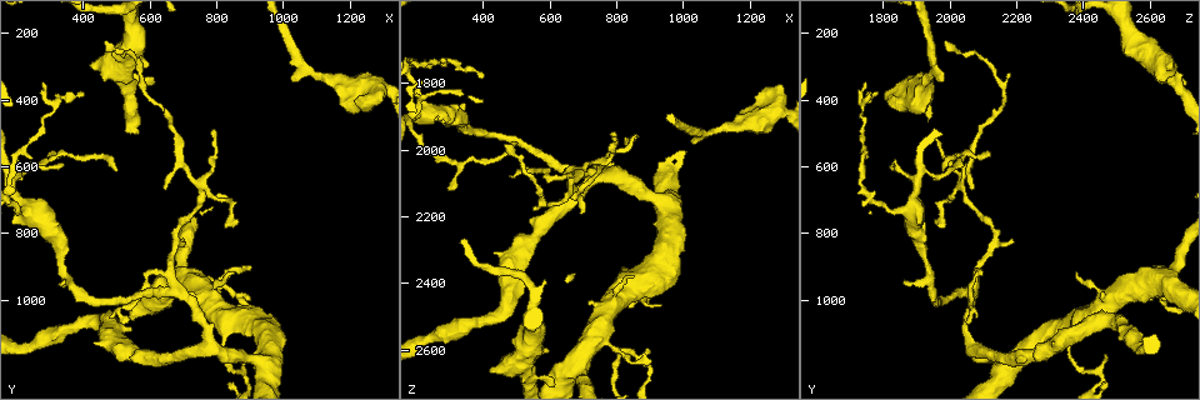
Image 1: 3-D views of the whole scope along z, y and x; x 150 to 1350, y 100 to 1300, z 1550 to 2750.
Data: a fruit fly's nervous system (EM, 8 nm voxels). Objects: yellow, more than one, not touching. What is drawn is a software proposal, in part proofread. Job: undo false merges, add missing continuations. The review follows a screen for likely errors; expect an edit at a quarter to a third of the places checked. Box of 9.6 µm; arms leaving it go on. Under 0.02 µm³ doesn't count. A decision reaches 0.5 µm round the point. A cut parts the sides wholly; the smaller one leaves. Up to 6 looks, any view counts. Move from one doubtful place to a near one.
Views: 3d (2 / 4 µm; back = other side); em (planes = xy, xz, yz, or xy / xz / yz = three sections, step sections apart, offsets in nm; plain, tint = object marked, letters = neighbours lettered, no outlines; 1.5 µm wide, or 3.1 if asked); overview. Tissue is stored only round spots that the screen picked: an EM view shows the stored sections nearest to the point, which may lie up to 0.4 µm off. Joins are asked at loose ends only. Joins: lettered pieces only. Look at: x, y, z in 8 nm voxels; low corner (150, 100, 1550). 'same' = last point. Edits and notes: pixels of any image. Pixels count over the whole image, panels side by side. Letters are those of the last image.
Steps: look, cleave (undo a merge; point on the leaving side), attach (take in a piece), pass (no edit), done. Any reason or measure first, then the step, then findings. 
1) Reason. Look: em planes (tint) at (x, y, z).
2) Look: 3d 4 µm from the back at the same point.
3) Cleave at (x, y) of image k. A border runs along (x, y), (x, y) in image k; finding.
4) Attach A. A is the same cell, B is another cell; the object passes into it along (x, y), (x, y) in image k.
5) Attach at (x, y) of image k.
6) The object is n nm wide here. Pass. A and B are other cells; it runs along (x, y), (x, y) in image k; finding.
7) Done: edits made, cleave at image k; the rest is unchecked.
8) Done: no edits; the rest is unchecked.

Free end. Look: em planes (tint) at (580, 920, 2080).

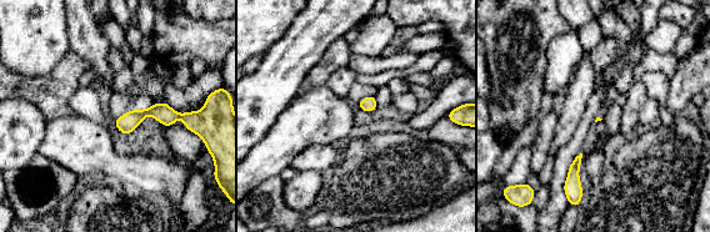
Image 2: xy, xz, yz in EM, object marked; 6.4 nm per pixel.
Look: em planes (letters) at the same point.

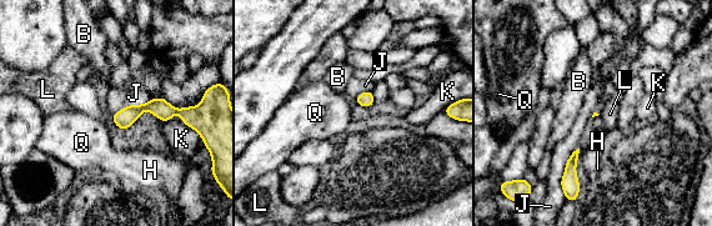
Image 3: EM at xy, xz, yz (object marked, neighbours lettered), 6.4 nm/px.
Pass. B, H, J, K, L and Q are other cells; a border runs along (573, 150), (561, 180), (563, 195) in image 3; none of them fits.

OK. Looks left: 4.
Calibre changes. Look: em planes (plain) at (770, 940, 2580).

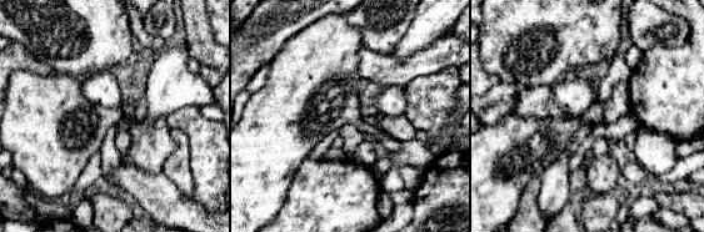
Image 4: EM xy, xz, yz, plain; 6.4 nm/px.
What lies round it. Look: em planes (letters) at the same point.

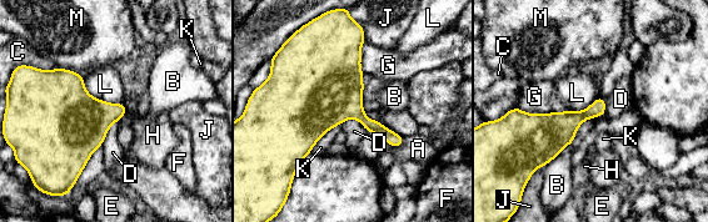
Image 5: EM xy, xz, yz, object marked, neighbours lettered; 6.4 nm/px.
Pass. A, B, C, D, E, F, G, H, J, K, L and M are other cells; a border runs along (118, 121), (110, 126), (101, 145) in image 5; continuous, no second neuron.

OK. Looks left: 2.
Look: em planes (tint) at (400, 390, 1780).

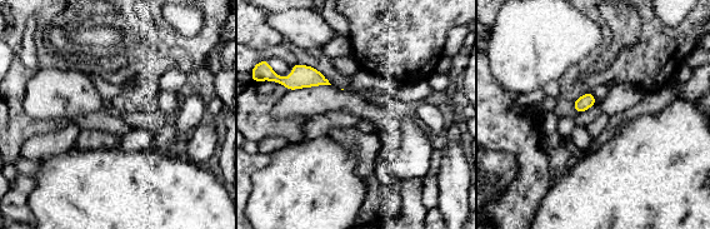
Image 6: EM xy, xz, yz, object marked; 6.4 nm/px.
Look: em planes (letters) at the same point.

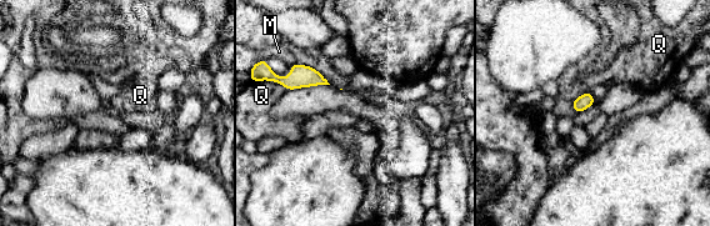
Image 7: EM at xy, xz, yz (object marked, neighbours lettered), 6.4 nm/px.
Pass. M and Q are other cells; a border runs along (586, 91), (571, 101) in image 7; none of them fits.

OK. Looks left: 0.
Done: no edits; the rest is unchecked.

